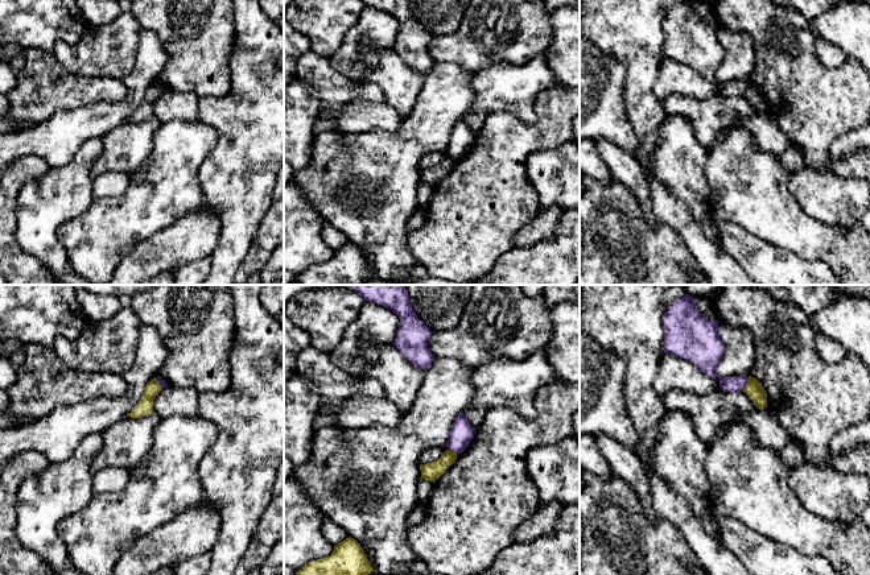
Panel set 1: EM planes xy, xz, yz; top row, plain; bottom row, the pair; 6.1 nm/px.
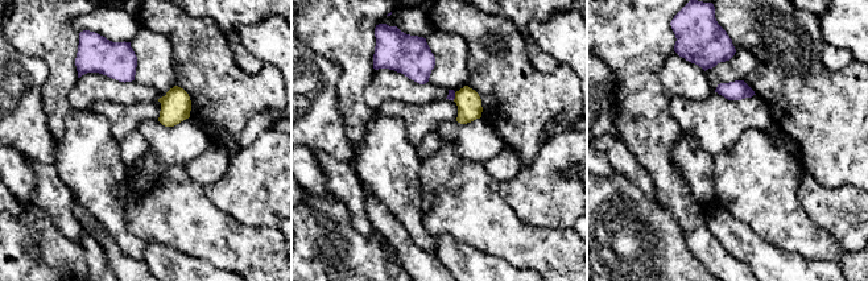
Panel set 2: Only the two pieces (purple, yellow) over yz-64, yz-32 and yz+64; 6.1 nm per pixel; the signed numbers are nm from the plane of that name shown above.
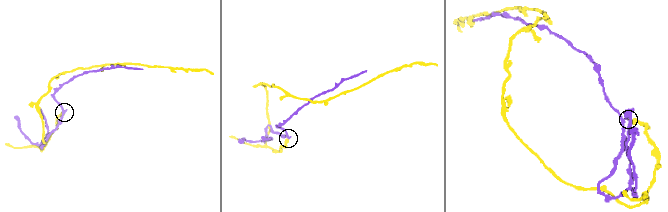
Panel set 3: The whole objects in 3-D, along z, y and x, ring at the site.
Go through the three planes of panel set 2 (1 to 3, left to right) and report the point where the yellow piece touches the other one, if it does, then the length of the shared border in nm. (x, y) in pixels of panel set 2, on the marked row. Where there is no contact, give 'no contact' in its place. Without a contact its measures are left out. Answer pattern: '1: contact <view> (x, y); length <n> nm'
1: no contact
2: contact yz-32 (454, 96); length 50 nm
3: no contact

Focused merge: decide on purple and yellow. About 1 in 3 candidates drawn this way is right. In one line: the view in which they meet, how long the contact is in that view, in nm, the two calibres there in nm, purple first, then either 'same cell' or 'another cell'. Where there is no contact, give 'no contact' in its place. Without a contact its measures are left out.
yz | 100 nm | 100/110 nm | another cell

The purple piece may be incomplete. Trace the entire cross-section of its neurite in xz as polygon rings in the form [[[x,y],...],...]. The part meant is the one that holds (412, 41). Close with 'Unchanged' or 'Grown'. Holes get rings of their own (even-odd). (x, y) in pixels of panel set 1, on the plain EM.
[[[360,0],[366,7],[374,7],[392,15],[400,24],[393,50],[416,71],[426,75],[434,61],[428,53],[432,36],[417,22],[408,0]]]. Unchanged

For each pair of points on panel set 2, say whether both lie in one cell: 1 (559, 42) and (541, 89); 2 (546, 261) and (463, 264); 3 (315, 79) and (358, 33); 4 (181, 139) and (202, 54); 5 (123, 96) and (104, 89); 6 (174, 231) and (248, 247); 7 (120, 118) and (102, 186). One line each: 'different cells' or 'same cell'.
1: different cells
2: different cells
3: different cells
4: different cells
5: same cell
6: same cell
7: different cells

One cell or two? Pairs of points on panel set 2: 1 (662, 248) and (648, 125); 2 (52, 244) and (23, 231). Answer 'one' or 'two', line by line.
1: two
2: one

